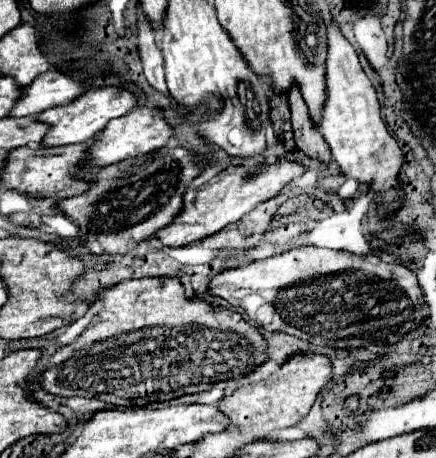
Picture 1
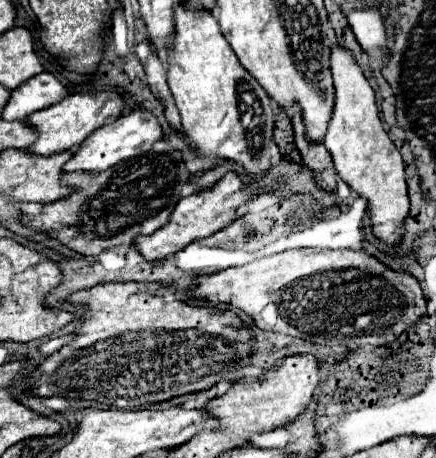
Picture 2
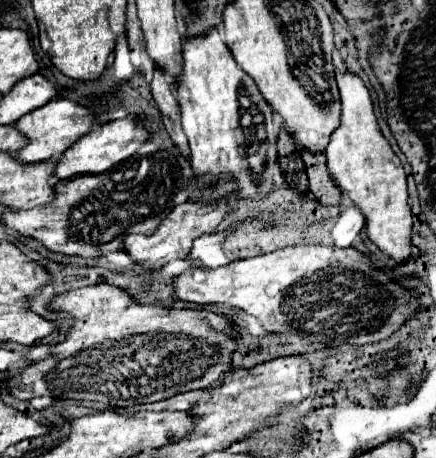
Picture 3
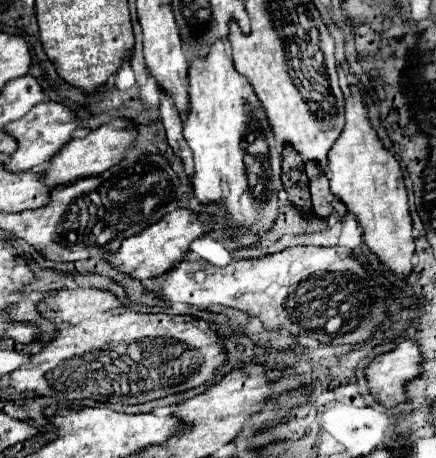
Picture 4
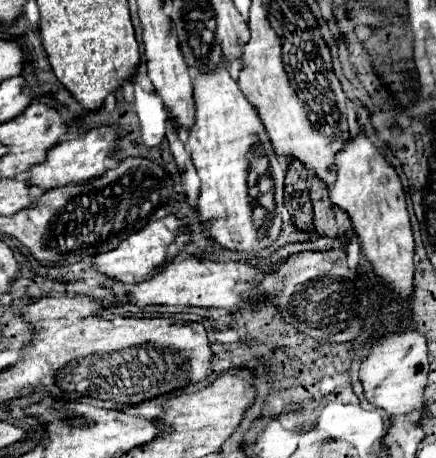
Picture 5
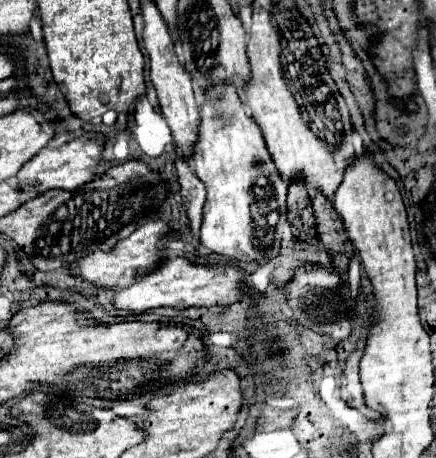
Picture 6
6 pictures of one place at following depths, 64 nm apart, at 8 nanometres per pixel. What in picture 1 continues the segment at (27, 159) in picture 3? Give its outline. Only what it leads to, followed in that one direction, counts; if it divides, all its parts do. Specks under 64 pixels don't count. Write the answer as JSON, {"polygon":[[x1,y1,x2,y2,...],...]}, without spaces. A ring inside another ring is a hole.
{"polygon":[[106,86,106,88,92,88,82,92,74,102,64,104,64,106,54,106,48,108,40,114,36,114,38,122,48,124,48,132,42,138,40,146,50,148,50,146,66,146,66,144,82,144,88,142,92,136,96,136,96,132,100,132,112,118,120,118,124,116,128,110,132,110,136,106,136,98,134,94,130,94,124,88,116,88,116,86]]}

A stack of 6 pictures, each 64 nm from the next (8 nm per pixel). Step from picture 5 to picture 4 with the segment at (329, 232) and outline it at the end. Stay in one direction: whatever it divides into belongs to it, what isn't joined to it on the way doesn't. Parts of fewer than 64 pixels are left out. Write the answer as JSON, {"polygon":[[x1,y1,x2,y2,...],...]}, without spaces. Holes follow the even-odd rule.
{"polygon":[[306,164,306,174,310,178,310,194,312,194,314,214,324,220,328,220,328,216,342,218,348,210,344,208,344,204,340,204,340,200,332,198,328,178,320,172,320,168,316,168,316,164]]}

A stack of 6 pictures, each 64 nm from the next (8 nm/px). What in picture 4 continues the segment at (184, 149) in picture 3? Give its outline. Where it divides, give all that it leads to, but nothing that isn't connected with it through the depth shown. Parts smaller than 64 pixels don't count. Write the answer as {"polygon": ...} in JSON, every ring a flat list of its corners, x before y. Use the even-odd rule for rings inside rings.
{"polygon":[[162,92,160,116,162,116,164,130,166,130,166,142,182,158,186,176,188,176,188,180,192,180,192,176,194,176,194,162,192,162,192,152,190,152,186,140,182,138,182,116,178,114,172,98,166,92]]}

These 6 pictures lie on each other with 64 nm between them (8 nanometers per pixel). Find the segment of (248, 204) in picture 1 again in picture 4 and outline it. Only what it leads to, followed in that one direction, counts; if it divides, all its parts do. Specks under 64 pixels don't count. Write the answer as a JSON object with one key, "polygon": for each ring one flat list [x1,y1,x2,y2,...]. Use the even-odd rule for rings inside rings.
{"polygon":[[178,208,170,214,166,214,156,224,150,224,144,232,138,232,134,236,126,238,116,252,108,254,108,264,112,268,116,268,118,272,122,272,124,276,130,276,130,278,136,278,136,280,146,280,146,278,160,276,166,270,170,270,176,260,180,260,184,254,188,254,190,242,200,238,210,226,212,224,200,222,194,212]]}

